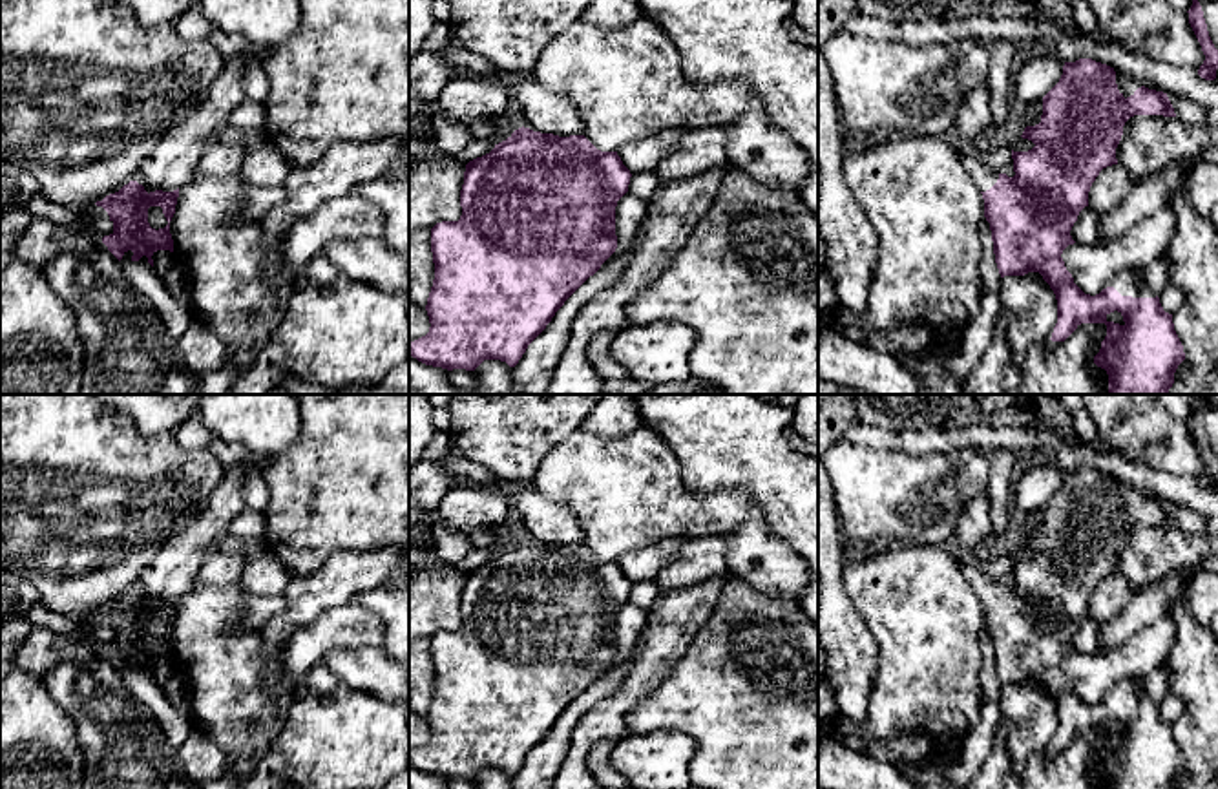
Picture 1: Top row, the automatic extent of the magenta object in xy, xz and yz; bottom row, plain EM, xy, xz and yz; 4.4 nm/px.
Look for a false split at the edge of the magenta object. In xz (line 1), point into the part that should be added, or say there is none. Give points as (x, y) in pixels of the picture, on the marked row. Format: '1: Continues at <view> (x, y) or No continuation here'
1: No continuation here

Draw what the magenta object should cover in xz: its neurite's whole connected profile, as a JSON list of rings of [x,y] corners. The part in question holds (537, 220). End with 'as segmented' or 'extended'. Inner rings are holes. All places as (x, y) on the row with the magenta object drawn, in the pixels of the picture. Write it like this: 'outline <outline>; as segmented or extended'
outline [[[524,126],[489,153],[469,161],[460,219],[431,228],[435,279],[425,305],[431,327],[409,343],[409,354],[447,371],[475,371],[484,360],[515,367],[564,301],[615,252],[615,206],[628,192],[630,177],[617,152],[601,152],[584,135],[559,137]]]; as segmented

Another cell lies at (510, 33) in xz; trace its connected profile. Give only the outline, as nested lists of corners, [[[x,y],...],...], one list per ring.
[[[449,0],[451,40],[504,73],[531,75],[542,49],[593,0]]]

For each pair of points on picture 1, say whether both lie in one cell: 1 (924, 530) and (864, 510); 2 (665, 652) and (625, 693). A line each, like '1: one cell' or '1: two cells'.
1: one cell
2: one cell

